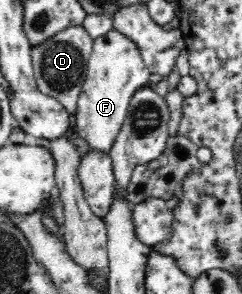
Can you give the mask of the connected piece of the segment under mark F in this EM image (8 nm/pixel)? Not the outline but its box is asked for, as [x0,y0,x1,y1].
[73,28,150,151]

